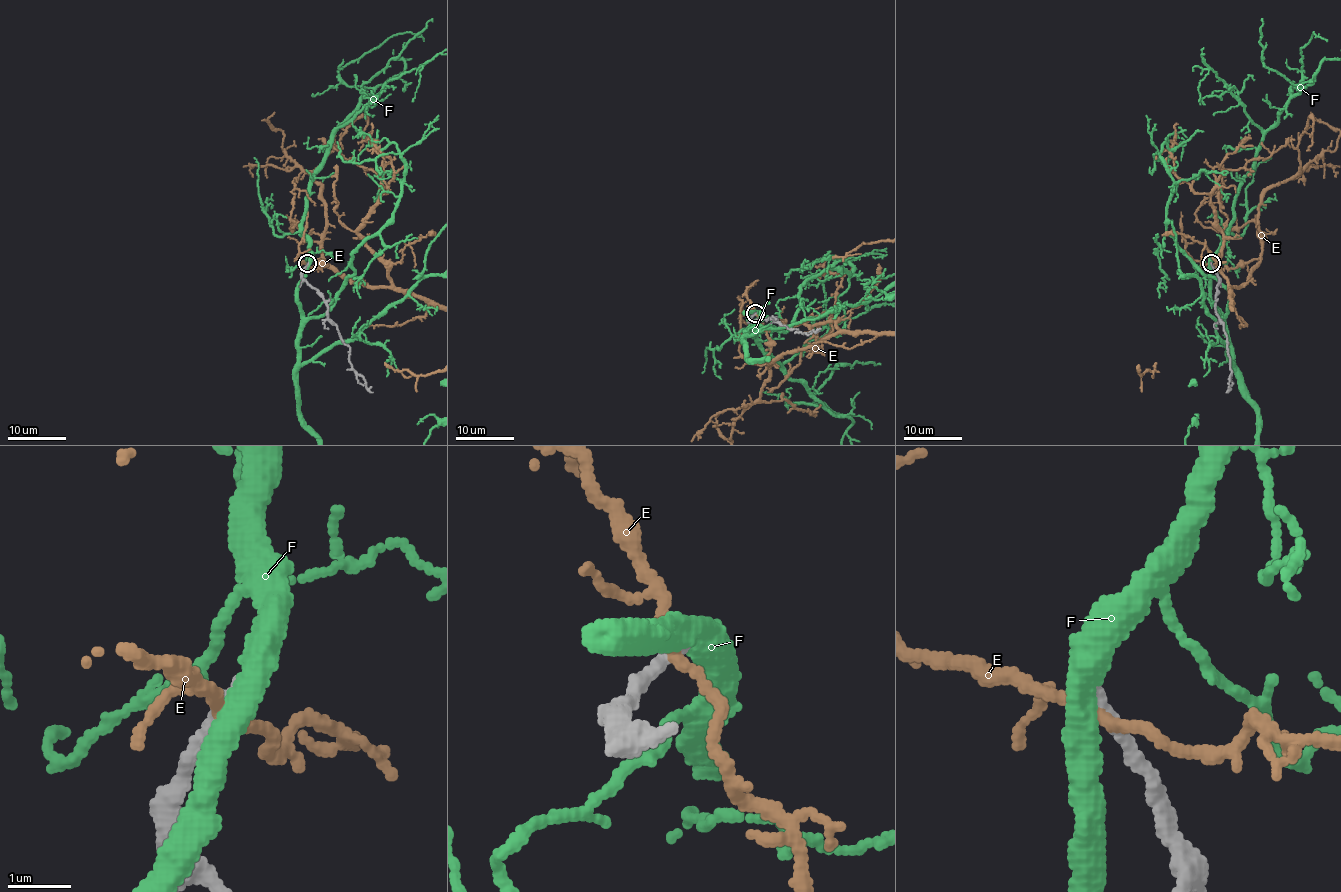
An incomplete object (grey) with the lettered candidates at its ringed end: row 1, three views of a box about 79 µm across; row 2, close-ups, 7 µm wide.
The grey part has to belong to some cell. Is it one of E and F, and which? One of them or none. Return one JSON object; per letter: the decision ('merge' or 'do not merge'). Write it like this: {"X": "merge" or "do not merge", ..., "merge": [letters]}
{"E": "do not merge", "F": "do not merge", "merge": []}

